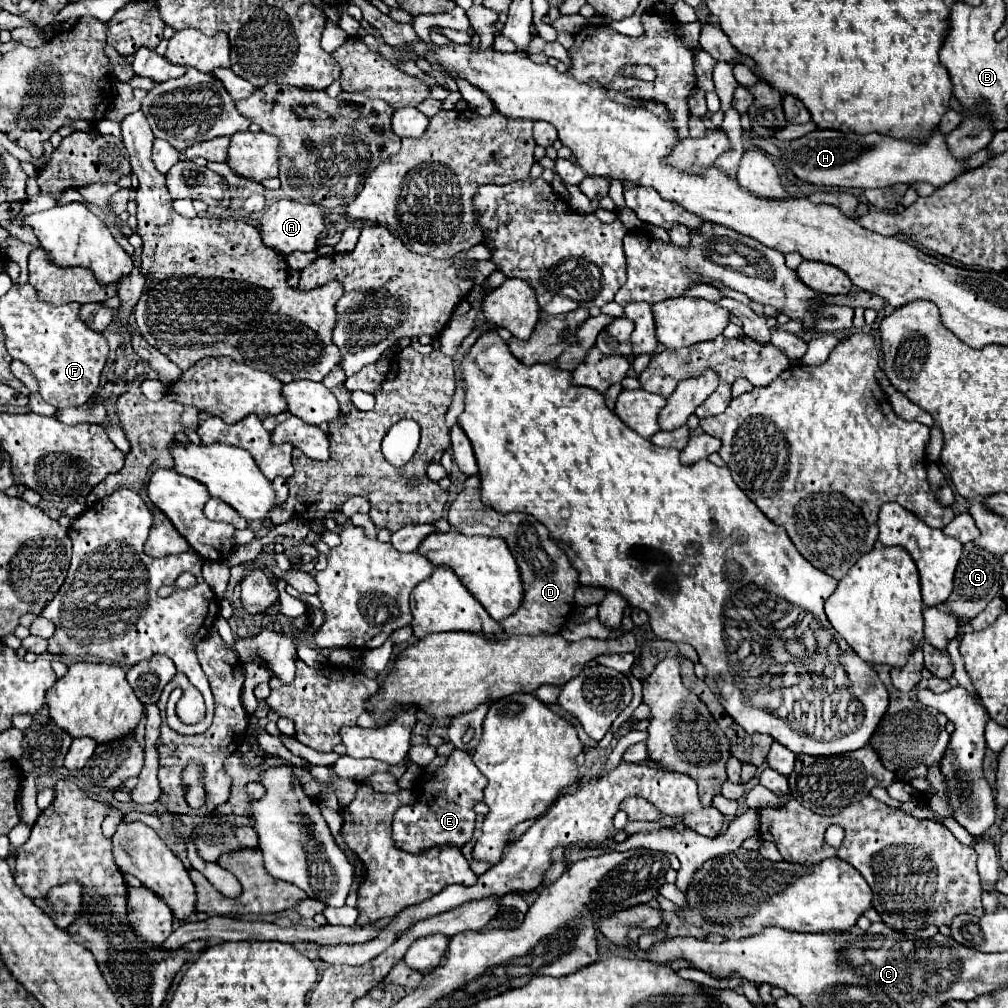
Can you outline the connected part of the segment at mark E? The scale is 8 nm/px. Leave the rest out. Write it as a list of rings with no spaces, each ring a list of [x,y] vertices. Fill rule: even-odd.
[[[455,749],[443,767],[439,767],[435,773],[425,773],[415,781],[413,793],[417,803],[401,807],[393,819],[395,845],[409,853],[419,853],[441,843],[453,843],[457,847],[465,845],[475,829],[477,815],[473,805],[483,799],[485,785],[487,779],[479,773],[469,753]]]

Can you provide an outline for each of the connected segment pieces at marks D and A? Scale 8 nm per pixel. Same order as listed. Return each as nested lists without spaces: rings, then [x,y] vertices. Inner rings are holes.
[[[463,489],[457,499],[451,503],[447,521],[463,535],[487,535],[487,537],[503,537],[517,559],[521,581],[525,587],[525,597],[521,607],[501,621],[501,627],[507,633],[557,633],[563,623],[569,619],[575,607],[575,589],[579,587],[579,575],[575,567],[569,563],[565,551],[549,537],[547,527],[529,517],[527,513],[499,513],[487,503],[481,501],[481,489]]]
[[[279,199],[261,217],[261,237],[263,243],[275,251],[281,251],[283,255],[289,255],[293,251],[313,251],[317,247],[317,237],[325,229],[325,215],[323,207],[315,203],[299,203],[293,199]]]

